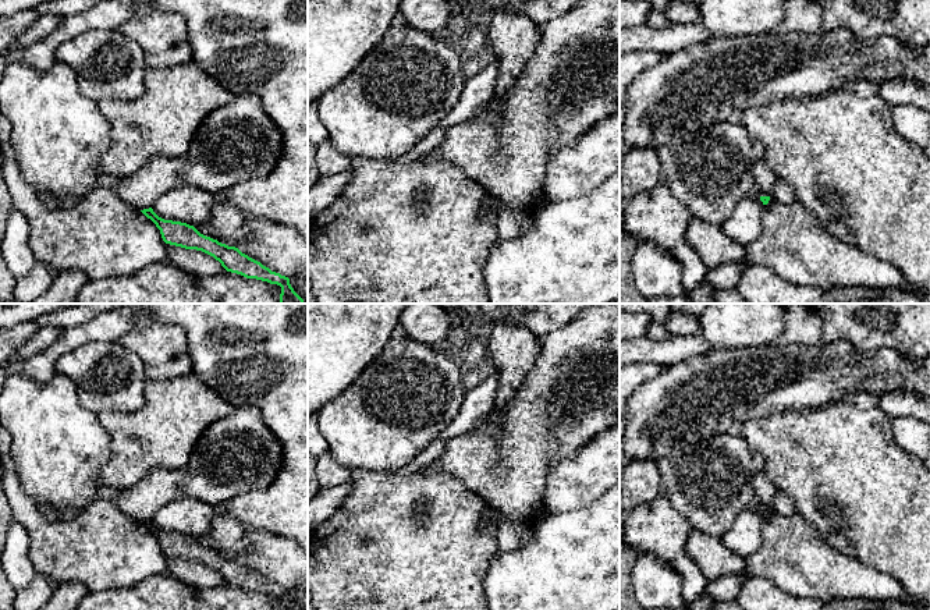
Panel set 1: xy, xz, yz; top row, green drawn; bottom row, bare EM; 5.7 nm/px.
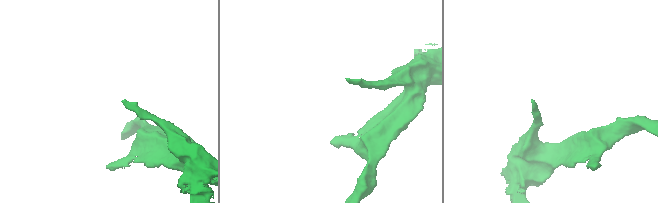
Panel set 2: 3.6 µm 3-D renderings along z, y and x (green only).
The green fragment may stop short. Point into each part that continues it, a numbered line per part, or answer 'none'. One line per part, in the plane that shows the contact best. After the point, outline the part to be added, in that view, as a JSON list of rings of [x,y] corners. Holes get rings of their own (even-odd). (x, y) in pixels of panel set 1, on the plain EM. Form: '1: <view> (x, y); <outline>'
none

